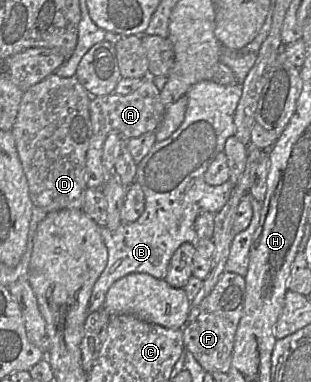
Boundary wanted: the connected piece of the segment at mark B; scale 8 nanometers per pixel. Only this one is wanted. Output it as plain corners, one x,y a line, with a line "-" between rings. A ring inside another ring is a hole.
203,80
190,87
186,96
188,104
182,124
167,139
156,142
137,166
134,182
140,185
145,195
145,209
133,223
122,223
114,231
102,227
101,234
108,250
107,265
95,282
88,304
88,313
103,307
111,286
131,273
146,273
157,279
164,279
174,252
186,242
197,244
194,221
203,212
217,214
231,196
235,184
230,181
219,186
208,185
204,174
216,156
225,148
229,137
234,136
234,113
242,95
242,85
221,85

